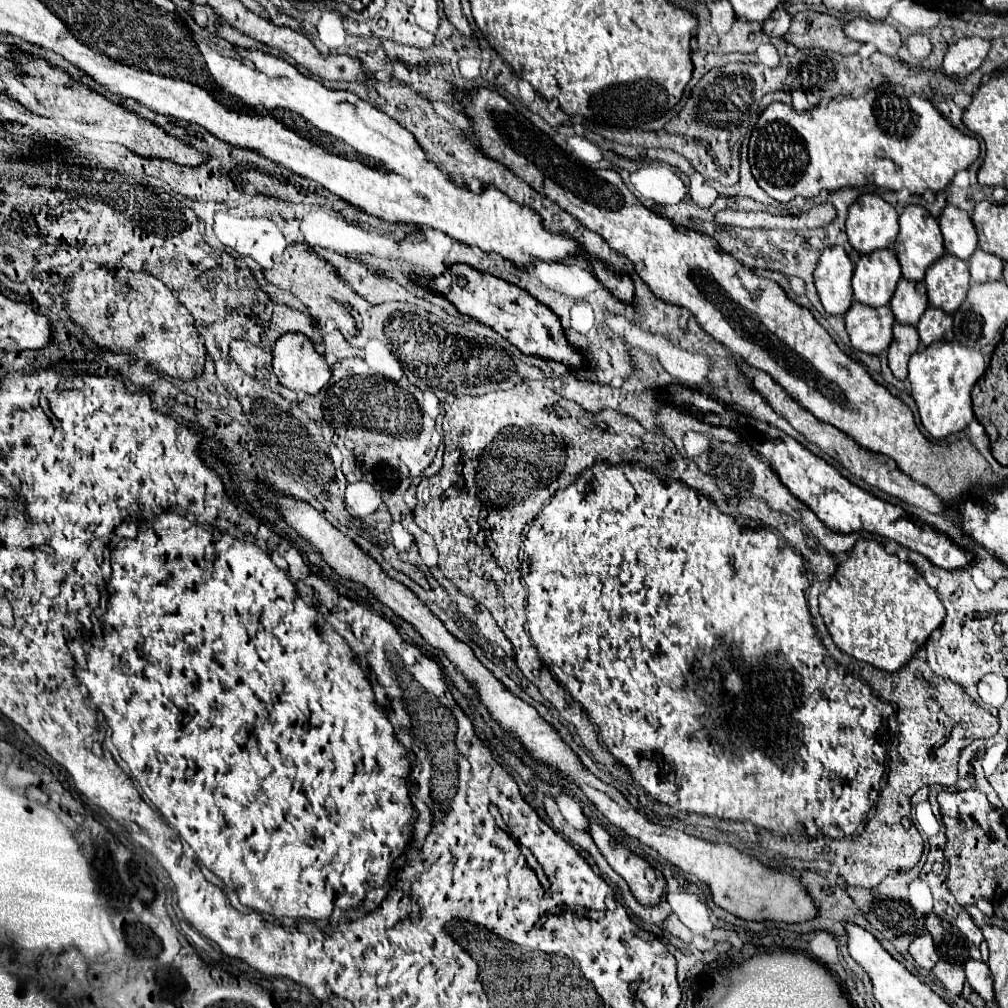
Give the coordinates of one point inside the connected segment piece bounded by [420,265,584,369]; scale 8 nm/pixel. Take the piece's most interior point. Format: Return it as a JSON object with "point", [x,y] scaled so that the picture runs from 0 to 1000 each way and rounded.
{"point":[528,324]}

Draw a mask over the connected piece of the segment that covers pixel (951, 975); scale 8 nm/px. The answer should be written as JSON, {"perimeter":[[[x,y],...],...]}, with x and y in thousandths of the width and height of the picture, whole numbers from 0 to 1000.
{"perimeter":[[[931,953],[925,961],[925,965],[935,973],[935,977],[946,985],[946,987],[952,987],[954,985],[954,979],[956,979],[956,963],[954,959],[950,957],[944,957],[944,955],[938,955],[938,953]]]}

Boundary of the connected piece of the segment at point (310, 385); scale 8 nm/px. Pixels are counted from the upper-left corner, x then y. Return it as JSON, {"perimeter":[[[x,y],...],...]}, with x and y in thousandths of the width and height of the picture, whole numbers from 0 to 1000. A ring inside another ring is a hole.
{"perimeter":[[[282,330],[270,346],[270,366],[276,378],[294,388],[313,392],[329,374],[327,364],[300,330]]]}

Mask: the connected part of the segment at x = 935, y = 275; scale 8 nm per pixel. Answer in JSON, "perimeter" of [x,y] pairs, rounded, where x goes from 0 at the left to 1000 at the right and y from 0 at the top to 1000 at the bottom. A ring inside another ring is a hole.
{"perimeter":[[[938,251],[929,259],[929,263],[921,265],[917,281],[923,303],[938,311],[946,311],[954,303],[962,285],[960,261]]]}

